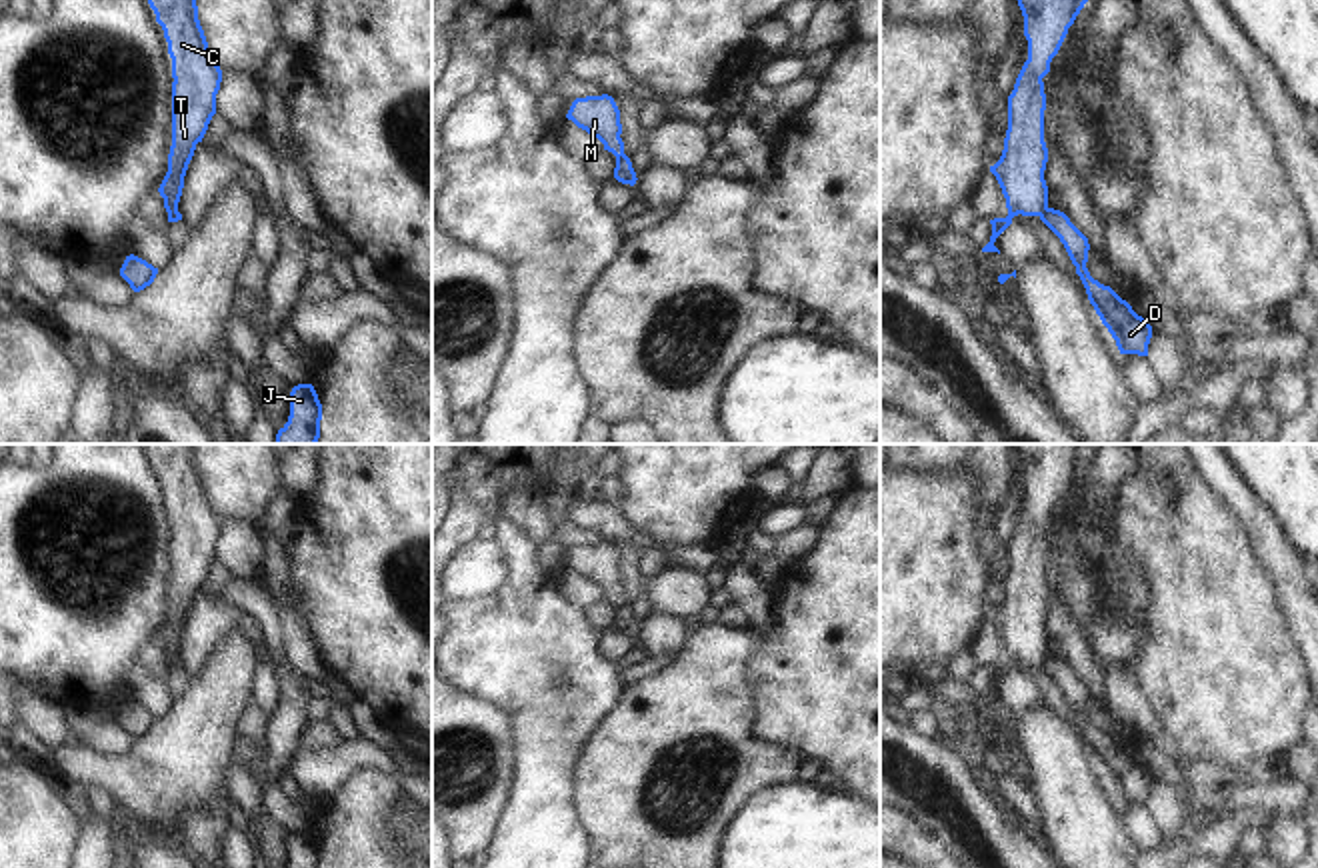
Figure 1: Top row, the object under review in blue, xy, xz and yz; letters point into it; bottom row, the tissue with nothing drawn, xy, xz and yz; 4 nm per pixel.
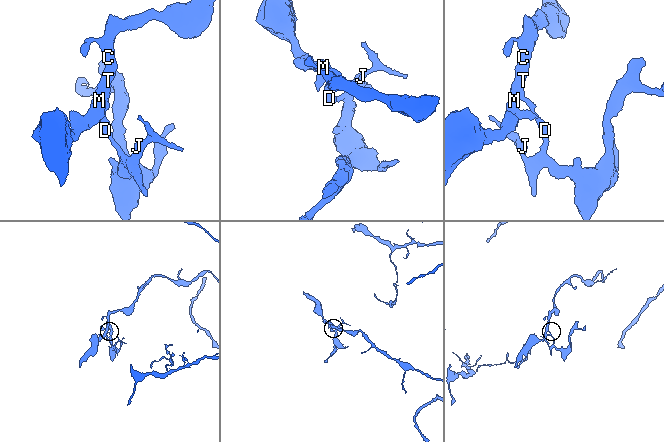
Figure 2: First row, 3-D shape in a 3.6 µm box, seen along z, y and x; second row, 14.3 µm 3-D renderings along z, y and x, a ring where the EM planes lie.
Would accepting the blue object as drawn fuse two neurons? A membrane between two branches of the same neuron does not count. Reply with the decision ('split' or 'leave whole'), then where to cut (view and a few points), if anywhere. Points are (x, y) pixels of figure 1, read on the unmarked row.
split | xz (624, 602), (616, 606)

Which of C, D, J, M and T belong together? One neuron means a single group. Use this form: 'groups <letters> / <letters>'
groups C M T / D J

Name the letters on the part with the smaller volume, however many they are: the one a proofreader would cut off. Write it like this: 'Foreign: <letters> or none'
Foreign: D, J

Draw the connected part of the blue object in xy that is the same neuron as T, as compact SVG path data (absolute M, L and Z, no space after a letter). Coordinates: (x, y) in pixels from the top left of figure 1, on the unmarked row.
M148 444L172 506L172 594L158 636L168 662L178 658L184 624L212 564L222 518L198 468L196 444Z

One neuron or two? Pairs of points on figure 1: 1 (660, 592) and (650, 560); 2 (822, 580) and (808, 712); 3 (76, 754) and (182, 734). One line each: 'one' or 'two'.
1: two
2: one
3: one

